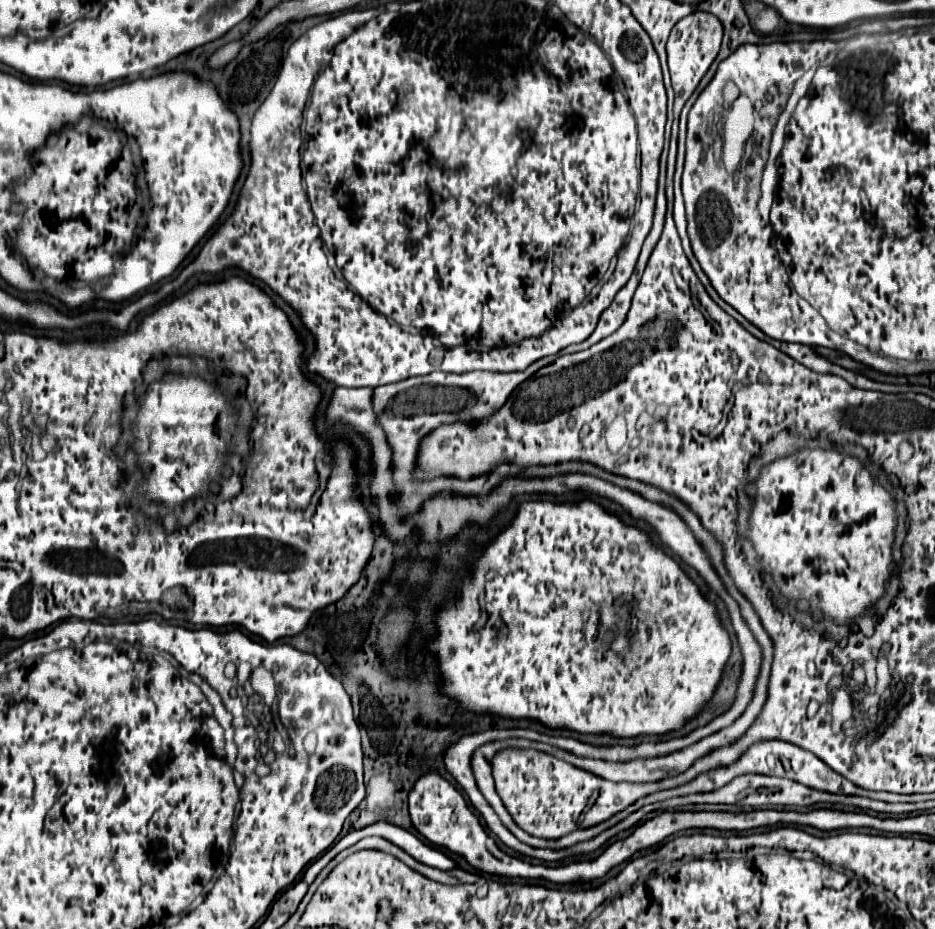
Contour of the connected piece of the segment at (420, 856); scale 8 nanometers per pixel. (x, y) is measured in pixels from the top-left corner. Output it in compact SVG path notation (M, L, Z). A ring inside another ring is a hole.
M385 820L381 822L375 822L375 824L369 824L361 830L353 830L351 836L345 836L345 848L355 844L357 840L365 838L365 836L381 836L381 838L387 838L391 840L393 844L401 846L407 854L411 854L415 860L427 864L427 866L433 866L433 868L439 868L439 870L453 870L457 866L457 862L453 858L449 858L447 854L443 854L443 850L435 848L435 846L429 846L425 844L423 840L419 840L413 832L401 828L401 826L395 826L395 824L389 824Z

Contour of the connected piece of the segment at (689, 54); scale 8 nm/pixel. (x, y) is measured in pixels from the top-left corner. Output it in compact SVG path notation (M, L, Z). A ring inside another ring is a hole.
M693 12L691 16L685 16L673 26L671 36L667 40L667 60L669 60L671 84L675 90L675 108L673 108L675 120L679 118L683 104L689 100L689 96L693 94L693 90L697 88L709 66L713 64L715 56L719 54L721 38L723 38L723 24L721 20L717 20L717 16L711 16L709 12Z

